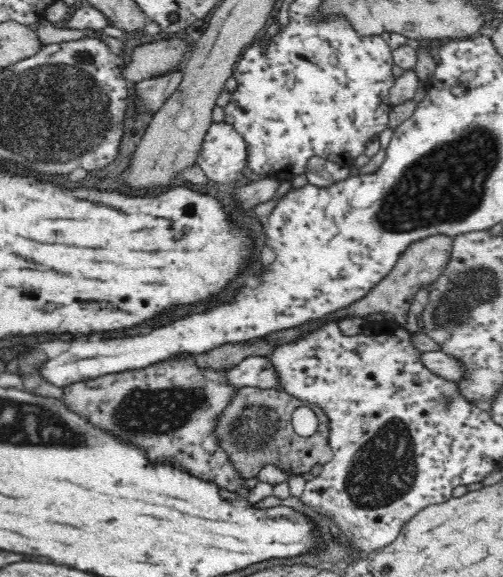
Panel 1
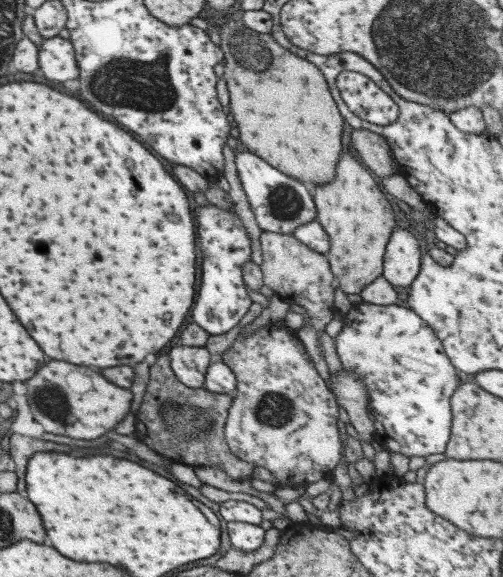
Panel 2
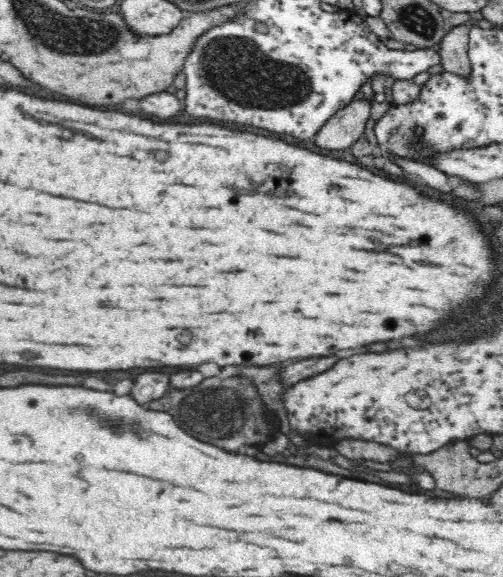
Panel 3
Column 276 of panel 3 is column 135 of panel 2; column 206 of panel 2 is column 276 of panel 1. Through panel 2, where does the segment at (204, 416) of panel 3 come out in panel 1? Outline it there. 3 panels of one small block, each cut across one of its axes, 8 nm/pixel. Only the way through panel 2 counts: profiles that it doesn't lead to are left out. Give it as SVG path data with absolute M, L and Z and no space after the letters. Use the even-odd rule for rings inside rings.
M243 387L222 411L217 424L217 435L234 468L242 478L254 479L265 464L274 464L288 475L303 475L315 465L324 466L334 457L329 445L330 421L316 404L307 403L285 391ZM301 406L314 410L319 420L312 436L300 436L294 432L292 413Z

